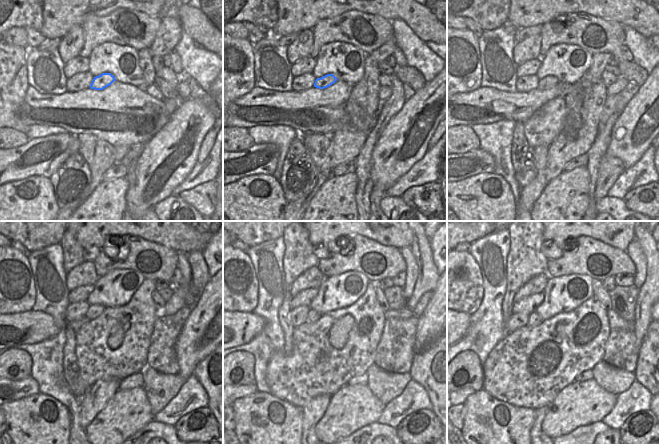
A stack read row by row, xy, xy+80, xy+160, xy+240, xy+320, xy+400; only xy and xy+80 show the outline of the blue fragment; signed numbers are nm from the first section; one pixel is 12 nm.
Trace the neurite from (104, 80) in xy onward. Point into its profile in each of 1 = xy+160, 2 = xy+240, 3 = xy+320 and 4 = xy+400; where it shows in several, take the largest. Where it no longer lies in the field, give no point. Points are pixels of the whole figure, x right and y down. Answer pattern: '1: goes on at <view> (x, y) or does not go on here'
1: goes on at xy+160 (548, 82)
2: goes on at xy+240 (94, 311)
3: goes on at xy+320 (313, 316)
4: goes on at xy+400 (534, 319)

